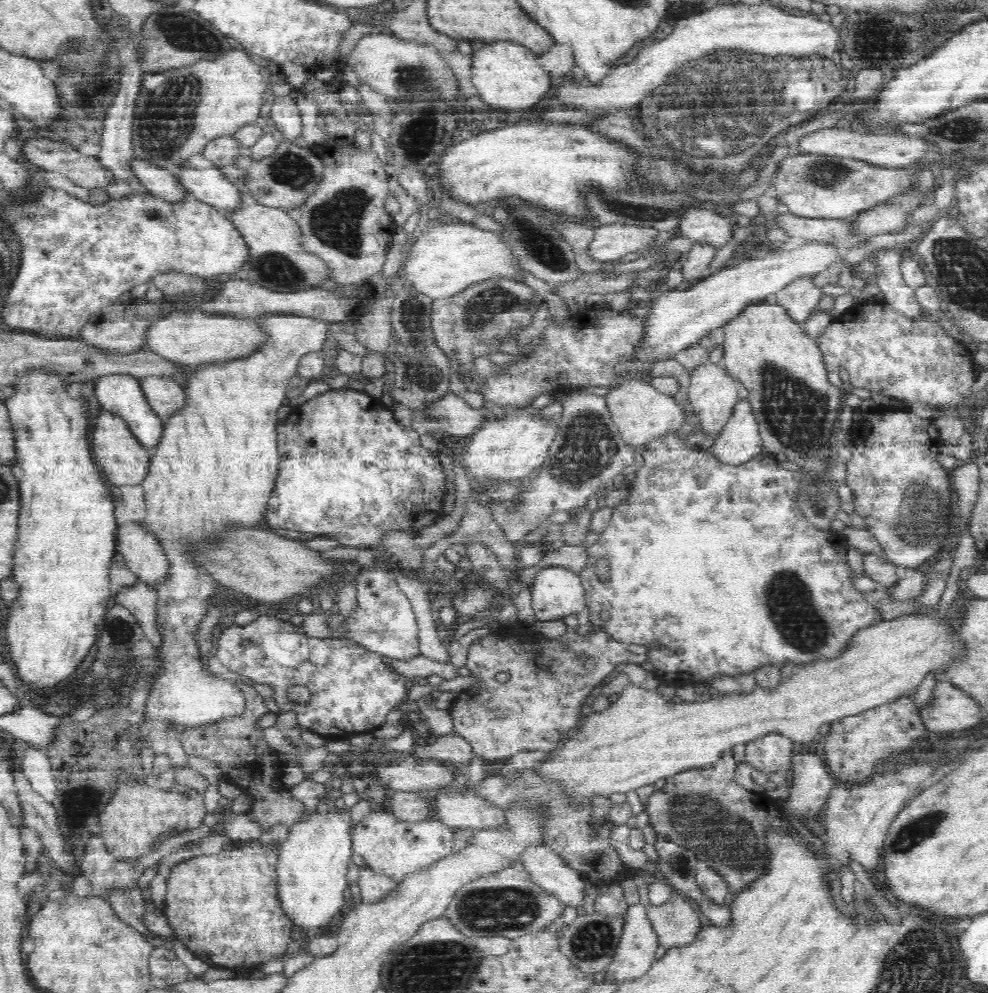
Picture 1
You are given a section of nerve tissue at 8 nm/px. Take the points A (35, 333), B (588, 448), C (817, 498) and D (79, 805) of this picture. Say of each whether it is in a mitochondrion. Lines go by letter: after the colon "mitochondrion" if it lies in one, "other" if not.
A: other
B: mitochondrion
C: mitochondrion
D: mitochondrion

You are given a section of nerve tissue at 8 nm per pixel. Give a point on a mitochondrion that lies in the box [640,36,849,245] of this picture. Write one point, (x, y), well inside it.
(825, 174)

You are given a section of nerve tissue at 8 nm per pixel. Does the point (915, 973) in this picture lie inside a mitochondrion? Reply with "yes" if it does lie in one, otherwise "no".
yes

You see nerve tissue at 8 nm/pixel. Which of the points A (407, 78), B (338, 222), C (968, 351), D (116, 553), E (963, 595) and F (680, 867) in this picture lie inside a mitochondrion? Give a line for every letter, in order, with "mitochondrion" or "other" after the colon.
A: mitochondrion
B: mitochondrion
C: other
D: other
E: other
F: mitochondrion

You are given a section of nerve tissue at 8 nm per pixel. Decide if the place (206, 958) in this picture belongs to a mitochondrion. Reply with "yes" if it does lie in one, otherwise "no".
no

